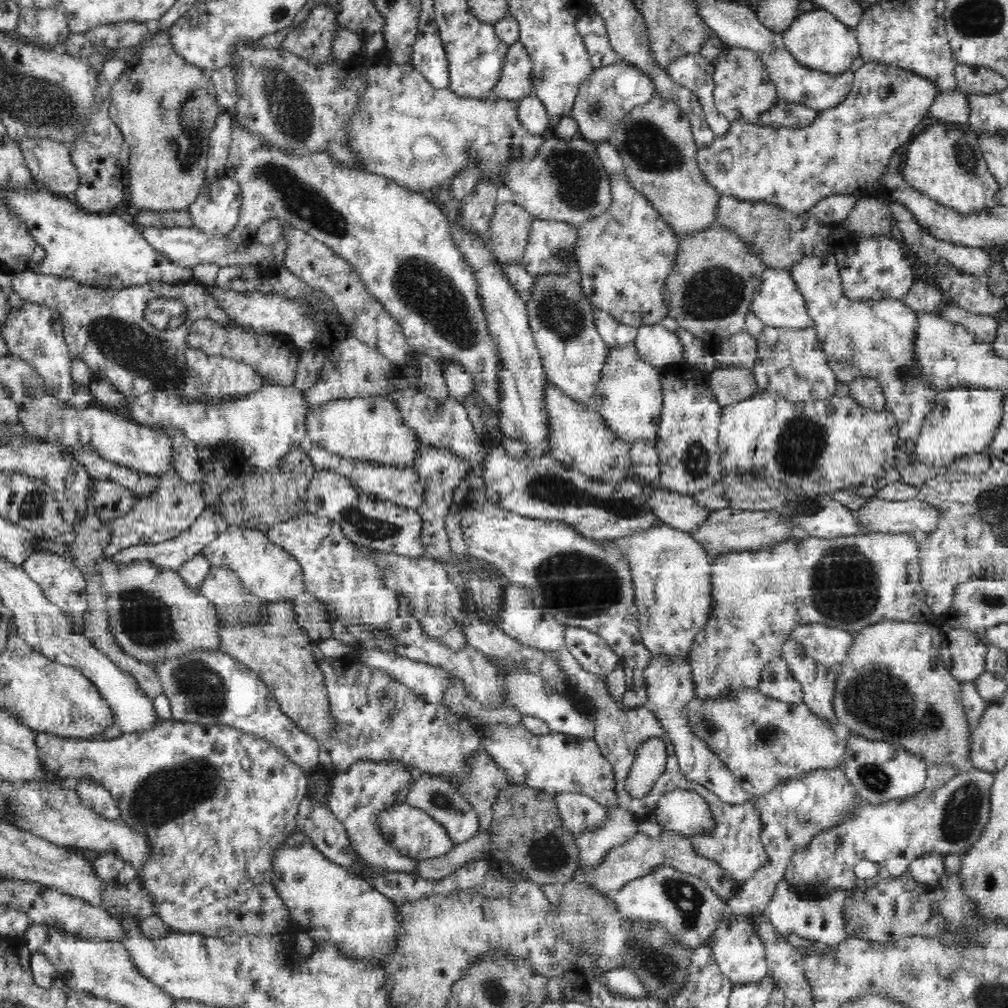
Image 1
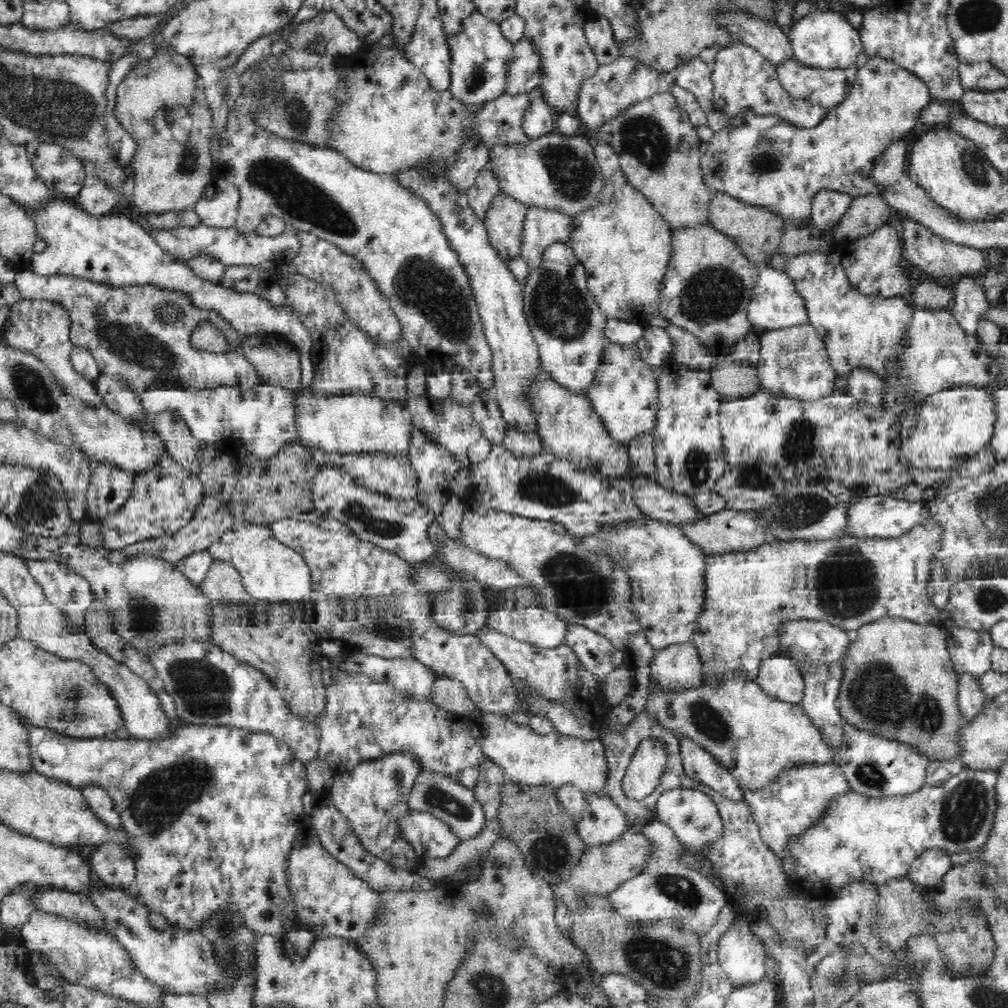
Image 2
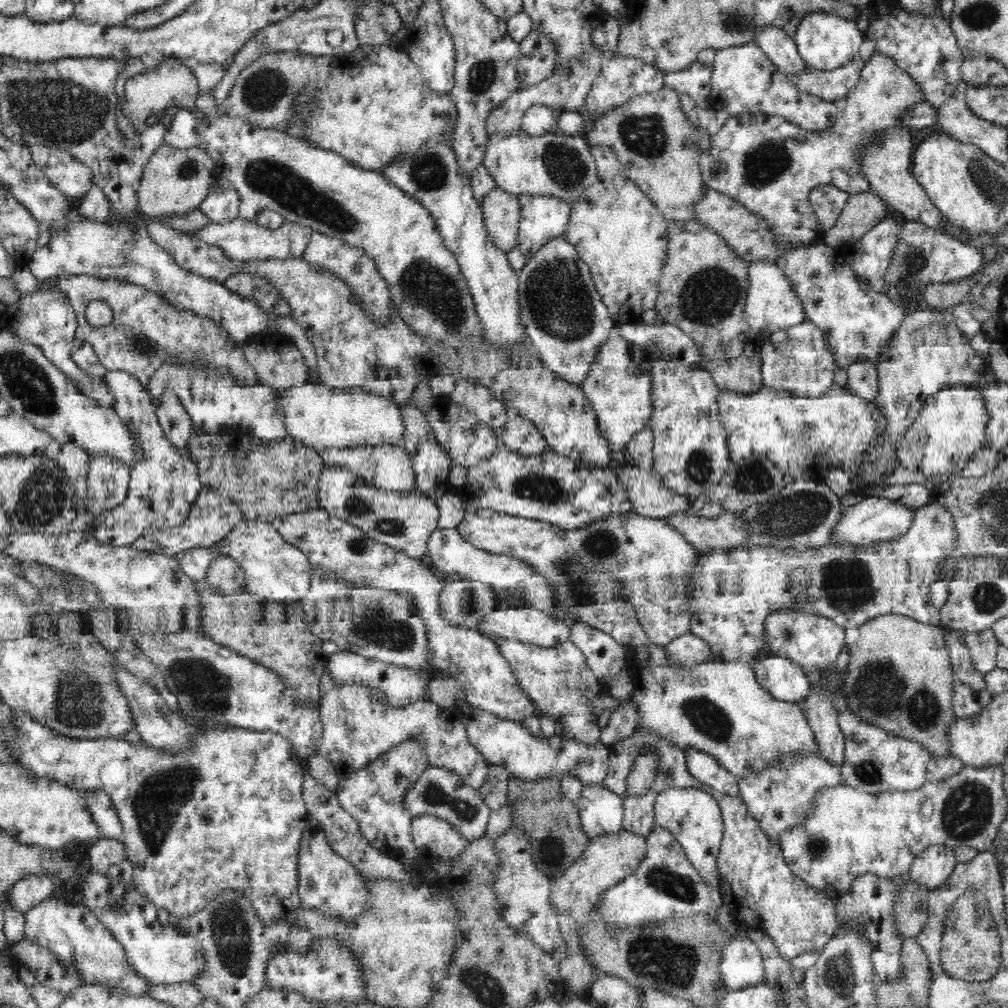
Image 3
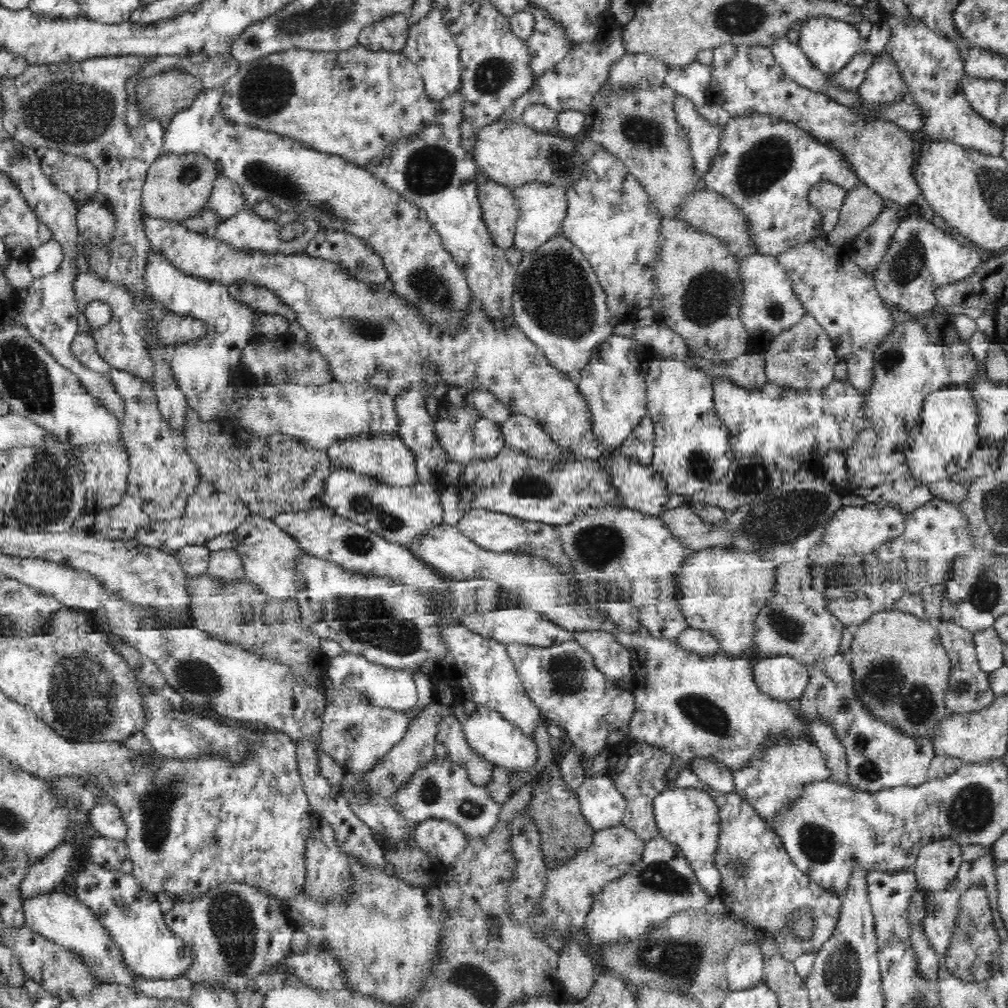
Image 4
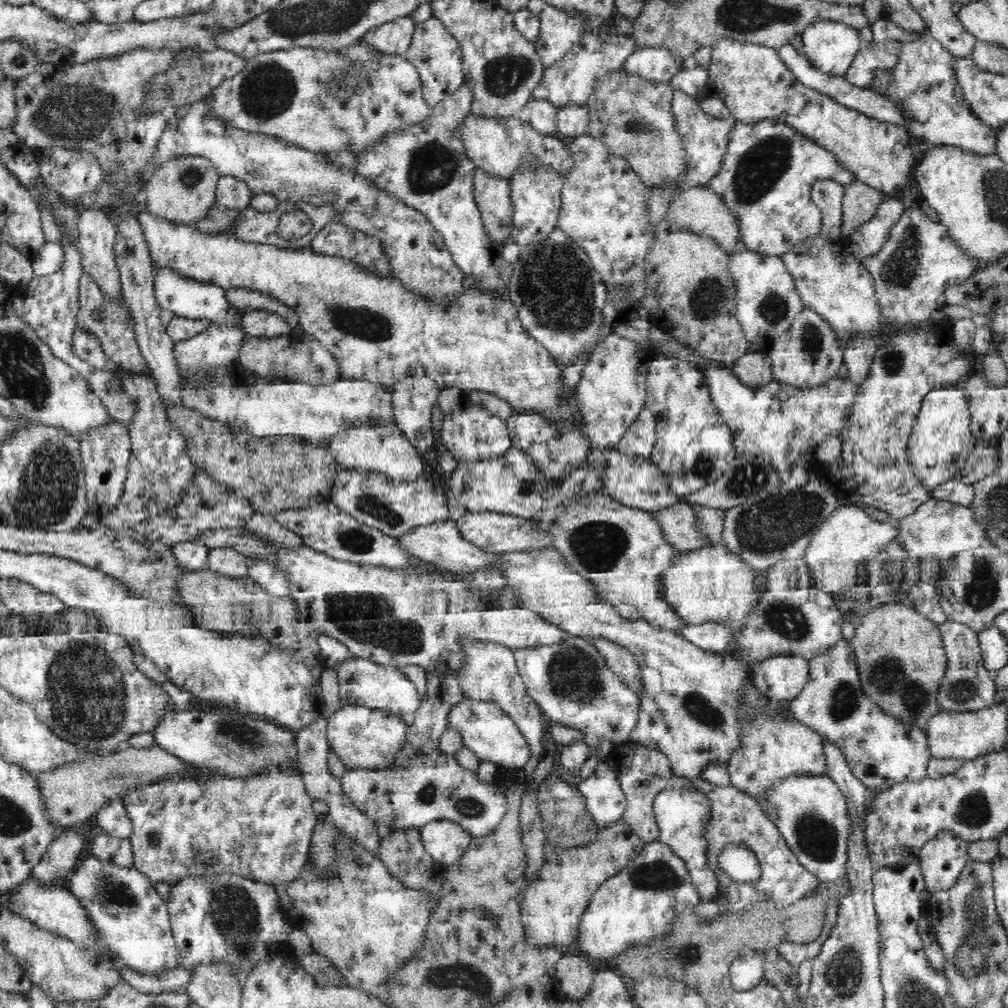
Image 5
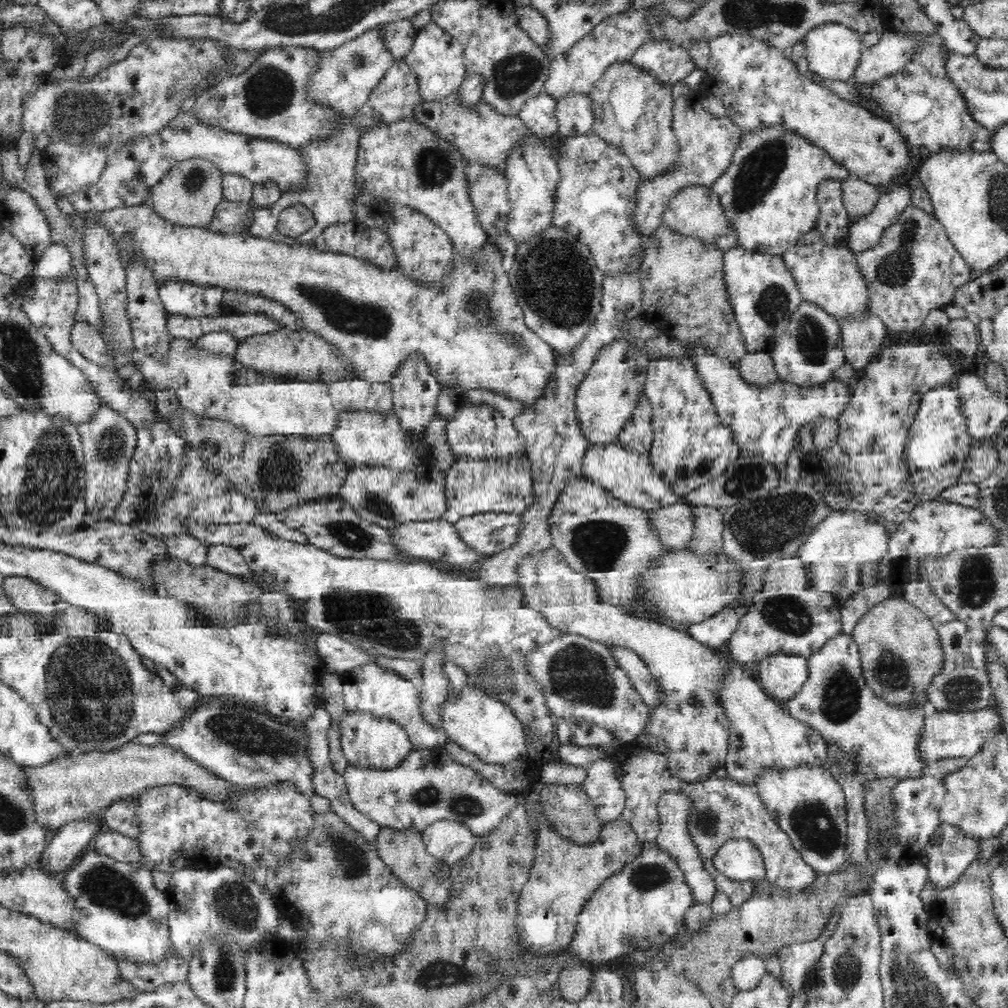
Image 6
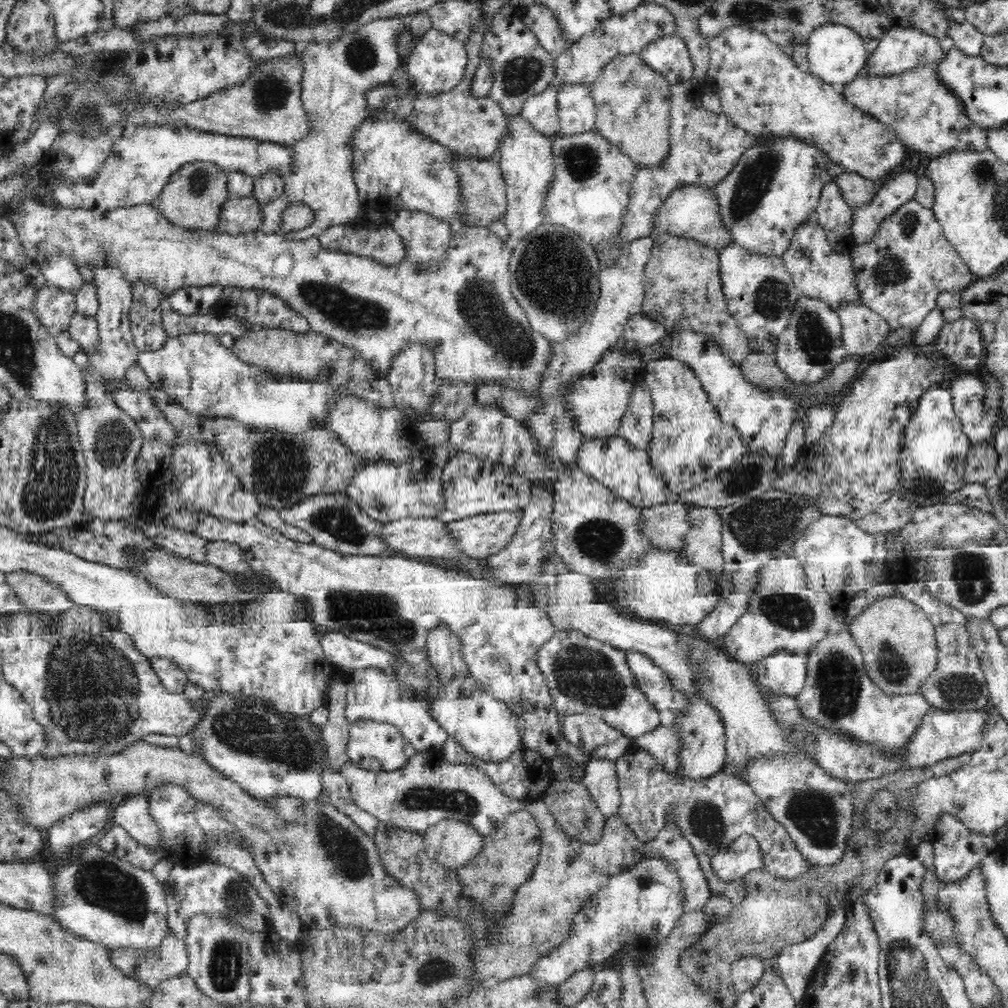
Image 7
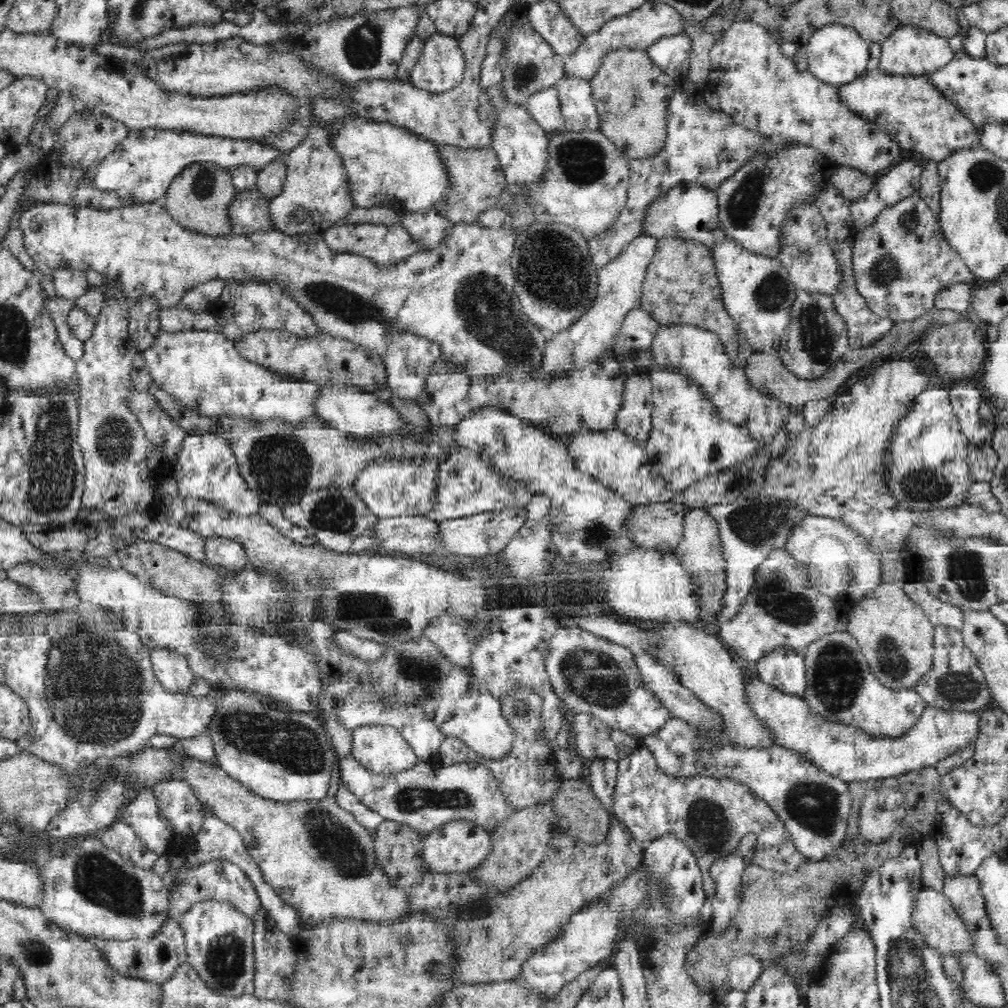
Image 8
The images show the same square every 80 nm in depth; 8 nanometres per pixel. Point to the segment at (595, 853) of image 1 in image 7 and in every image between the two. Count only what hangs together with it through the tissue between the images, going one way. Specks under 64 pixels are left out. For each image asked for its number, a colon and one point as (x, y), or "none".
2: (602, 820)
3: (601, 809)
4: (603, 805)
5: (605, 799)
6: (601, 783)
7: (600, 776)

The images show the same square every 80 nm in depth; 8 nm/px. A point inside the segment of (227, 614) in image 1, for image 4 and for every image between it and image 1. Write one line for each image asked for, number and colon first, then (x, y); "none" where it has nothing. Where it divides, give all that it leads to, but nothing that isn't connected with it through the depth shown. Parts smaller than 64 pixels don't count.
2: (223, 582)
3: (225, 575)
4: (227, 565)

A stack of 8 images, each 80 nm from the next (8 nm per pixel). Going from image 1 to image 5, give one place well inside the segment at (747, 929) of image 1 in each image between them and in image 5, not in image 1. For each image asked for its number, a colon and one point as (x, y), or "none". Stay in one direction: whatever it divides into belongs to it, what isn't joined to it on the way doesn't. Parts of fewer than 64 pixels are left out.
2: (740, 953)
3: (742, 964)
4: (744, 968)
5: (746, 972)

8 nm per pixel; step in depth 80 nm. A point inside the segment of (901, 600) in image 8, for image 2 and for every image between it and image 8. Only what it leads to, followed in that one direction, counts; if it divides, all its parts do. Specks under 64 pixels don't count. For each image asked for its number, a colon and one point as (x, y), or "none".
2: (898, 680)
3: (899, 676)
4: (901, 668)
5: (901, 658)
6: (900, 649)
7: (898, 642)

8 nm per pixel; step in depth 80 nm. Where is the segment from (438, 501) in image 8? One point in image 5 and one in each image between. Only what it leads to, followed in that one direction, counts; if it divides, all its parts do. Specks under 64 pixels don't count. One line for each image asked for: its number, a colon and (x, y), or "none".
5: (511, 484)
6: (473, 486)
7: (472, 486)

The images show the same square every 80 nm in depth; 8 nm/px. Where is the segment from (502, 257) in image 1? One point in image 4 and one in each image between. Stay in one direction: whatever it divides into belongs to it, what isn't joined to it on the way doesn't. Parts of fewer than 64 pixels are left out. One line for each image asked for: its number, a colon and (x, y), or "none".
2: (504, 220)
3: (501, 208)
4: (496, 200)

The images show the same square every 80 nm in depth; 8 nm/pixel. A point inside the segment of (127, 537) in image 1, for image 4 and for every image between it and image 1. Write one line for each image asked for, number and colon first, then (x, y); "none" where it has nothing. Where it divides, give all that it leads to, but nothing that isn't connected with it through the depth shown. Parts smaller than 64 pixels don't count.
2: (164, 496)
3: (164, 482)
4: (161, 477)

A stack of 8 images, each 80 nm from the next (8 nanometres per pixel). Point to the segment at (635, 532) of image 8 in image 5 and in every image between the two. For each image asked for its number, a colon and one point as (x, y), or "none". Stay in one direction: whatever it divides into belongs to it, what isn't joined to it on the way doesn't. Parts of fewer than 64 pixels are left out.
5: (678, 523)
6: (673, 524)
7: (664, 526)

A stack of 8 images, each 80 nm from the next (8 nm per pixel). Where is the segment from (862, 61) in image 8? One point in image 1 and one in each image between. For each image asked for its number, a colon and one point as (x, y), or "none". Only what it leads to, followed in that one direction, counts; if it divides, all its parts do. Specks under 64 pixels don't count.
1: (819, 40)
2: (825, 39)
3: (826, 42)
4: (830, 44)
5: (831, 47)
6: (833, 51)
7: (837, 54)

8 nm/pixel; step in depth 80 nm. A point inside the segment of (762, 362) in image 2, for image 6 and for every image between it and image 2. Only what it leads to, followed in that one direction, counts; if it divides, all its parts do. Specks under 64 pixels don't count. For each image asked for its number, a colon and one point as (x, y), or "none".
3: (798, 359)
4: (803, 357)
5: (810, 353)
6: (810, 351)

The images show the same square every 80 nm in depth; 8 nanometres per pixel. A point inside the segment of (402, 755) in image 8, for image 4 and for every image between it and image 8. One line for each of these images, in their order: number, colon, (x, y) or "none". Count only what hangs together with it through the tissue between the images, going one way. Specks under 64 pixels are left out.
4: (358, 735)
5: (365, 739)
6: (369, 743)
7: (379, 747)

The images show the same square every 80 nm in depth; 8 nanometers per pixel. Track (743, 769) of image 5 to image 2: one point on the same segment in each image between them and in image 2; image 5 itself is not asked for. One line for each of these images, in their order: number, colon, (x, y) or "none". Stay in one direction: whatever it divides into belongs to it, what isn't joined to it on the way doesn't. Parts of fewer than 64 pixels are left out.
2: (787, 805)
3: (778, 796)
4: (774, 775)

